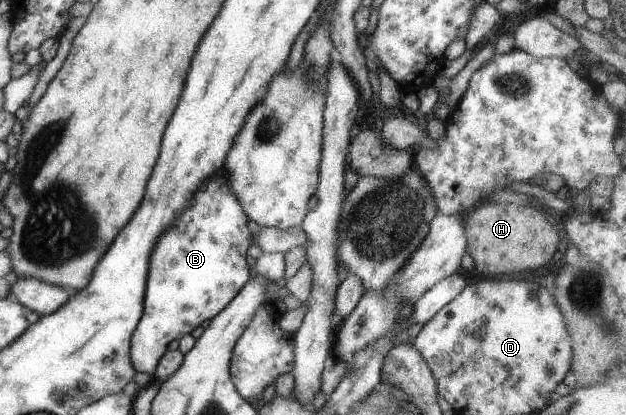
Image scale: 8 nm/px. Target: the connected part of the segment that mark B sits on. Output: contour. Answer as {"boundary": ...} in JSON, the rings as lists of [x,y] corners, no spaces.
{"boundary":[[[220,171],[199,187],[193,194],[189,207],[158,238],[149,255],[142,315],[129,339],[129,361],[136,372],[152,375],[170,341],[179,340],[190,334],[202,321],[211,320],[246,283],[250,269],[245,253],[251,244],[251,233],[248,232],[246,221],[246,214],[229,190],[224,172]]]}

